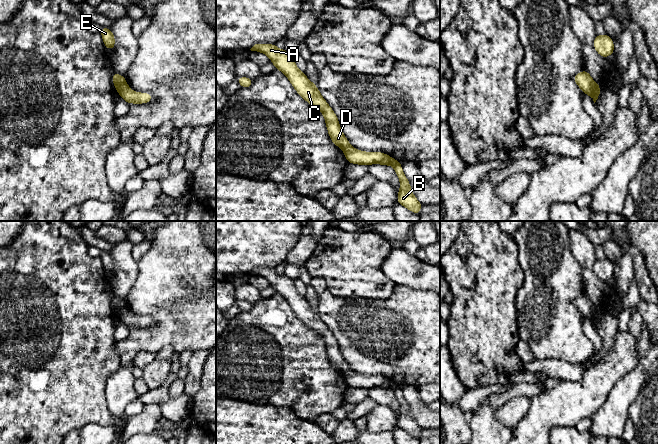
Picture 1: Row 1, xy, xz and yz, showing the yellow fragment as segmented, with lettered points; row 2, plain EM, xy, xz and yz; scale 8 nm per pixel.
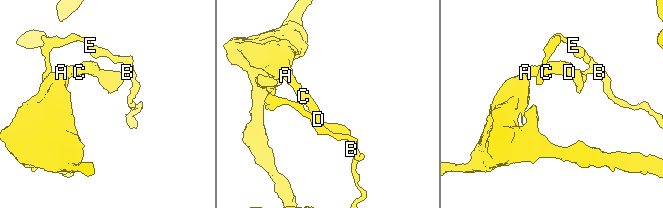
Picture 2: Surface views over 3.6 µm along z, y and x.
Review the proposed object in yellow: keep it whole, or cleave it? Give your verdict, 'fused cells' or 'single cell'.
fused cells

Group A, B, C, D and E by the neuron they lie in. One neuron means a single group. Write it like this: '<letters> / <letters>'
A C D / B E

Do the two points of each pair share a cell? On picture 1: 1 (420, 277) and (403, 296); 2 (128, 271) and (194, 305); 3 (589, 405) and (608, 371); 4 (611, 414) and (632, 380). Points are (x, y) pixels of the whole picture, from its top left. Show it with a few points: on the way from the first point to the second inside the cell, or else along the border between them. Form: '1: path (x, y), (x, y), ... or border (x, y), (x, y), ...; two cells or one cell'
1: border (395, 284), (429, 291); two cells
2: border (137, 262), (138, 275), (126, 296); two cells
3: path (589, 397), (589, 394), (600, 379); one cell
4: path (616, 406), (627, 388); one cell

